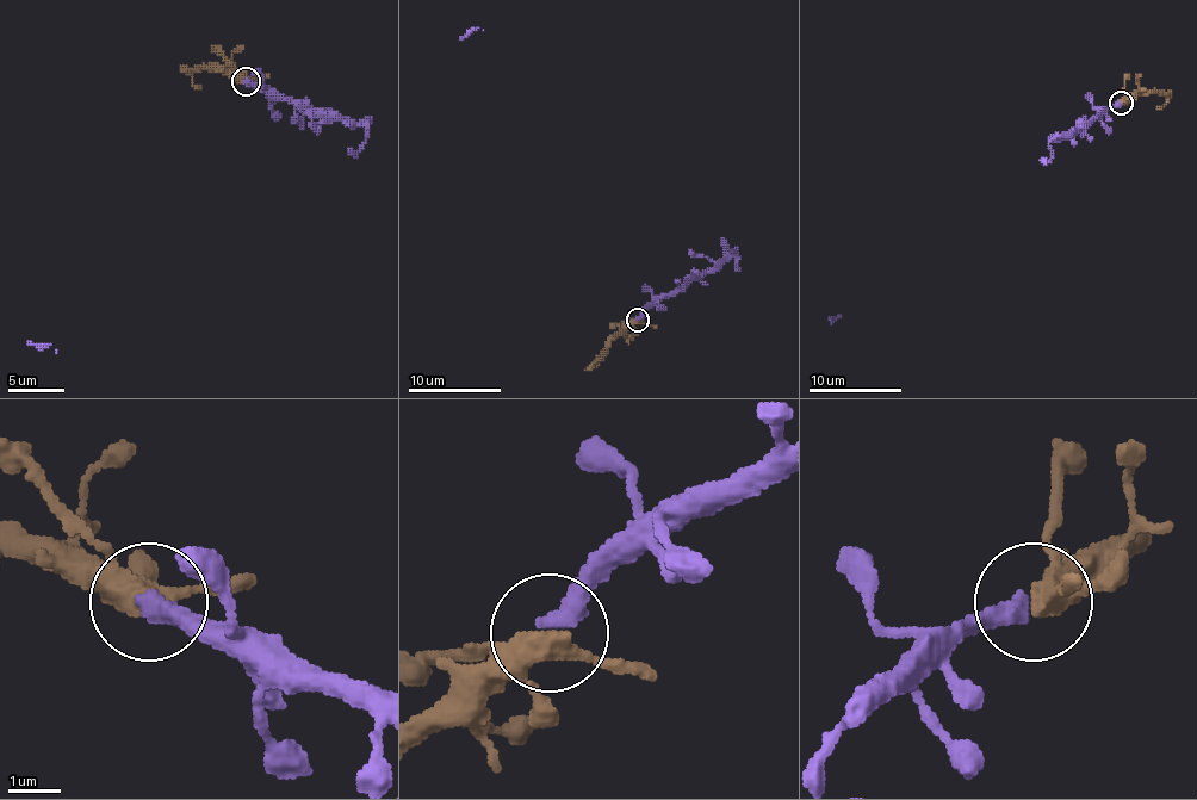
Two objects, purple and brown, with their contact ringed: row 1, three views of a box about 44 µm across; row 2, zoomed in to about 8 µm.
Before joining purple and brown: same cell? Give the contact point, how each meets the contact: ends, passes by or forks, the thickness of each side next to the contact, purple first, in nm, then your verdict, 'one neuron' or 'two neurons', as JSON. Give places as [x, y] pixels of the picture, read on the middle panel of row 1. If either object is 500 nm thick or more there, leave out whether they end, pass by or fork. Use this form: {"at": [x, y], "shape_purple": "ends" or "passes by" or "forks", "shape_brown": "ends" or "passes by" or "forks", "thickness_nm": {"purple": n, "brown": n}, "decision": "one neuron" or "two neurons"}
{"at": [638, 320], "shape_purple": "ends", "shape_brown": "forks", "thickness_nm": {"purple": 400, "brown": 360}, "decision": "one neuron"}

